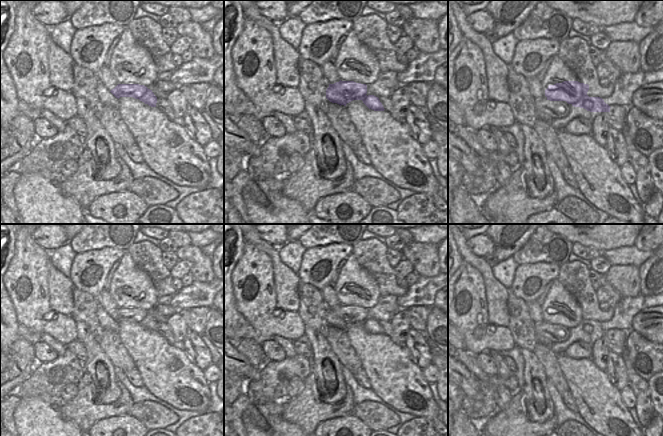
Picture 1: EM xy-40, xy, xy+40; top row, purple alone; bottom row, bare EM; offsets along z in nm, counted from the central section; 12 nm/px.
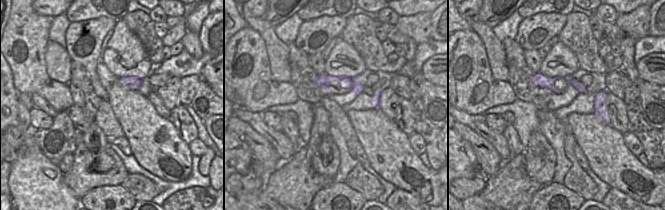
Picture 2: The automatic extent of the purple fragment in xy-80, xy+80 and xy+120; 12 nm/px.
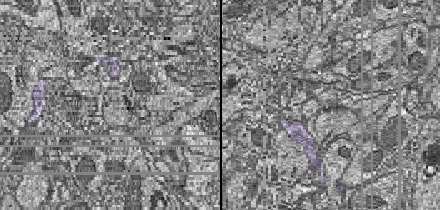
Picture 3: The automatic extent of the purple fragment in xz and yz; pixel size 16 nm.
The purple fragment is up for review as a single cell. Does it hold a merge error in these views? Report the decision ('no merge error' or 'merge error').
merge error

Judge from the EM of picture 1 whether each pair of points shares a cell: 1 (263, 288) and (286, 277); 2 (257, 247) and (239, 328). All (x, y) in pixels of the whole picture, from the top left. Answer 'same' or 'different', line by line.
1: different
2: different

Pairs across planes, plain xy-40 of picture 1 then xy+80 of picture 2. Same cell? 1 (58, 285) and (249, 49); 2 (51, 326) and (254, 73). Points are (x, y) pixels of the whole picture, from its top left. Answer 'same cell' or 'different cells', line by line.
1: different cells
2: same cell

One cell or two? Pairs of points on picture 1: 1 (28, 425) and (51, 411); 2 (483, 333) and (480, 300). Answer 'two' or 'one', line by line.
1: one
2: one

